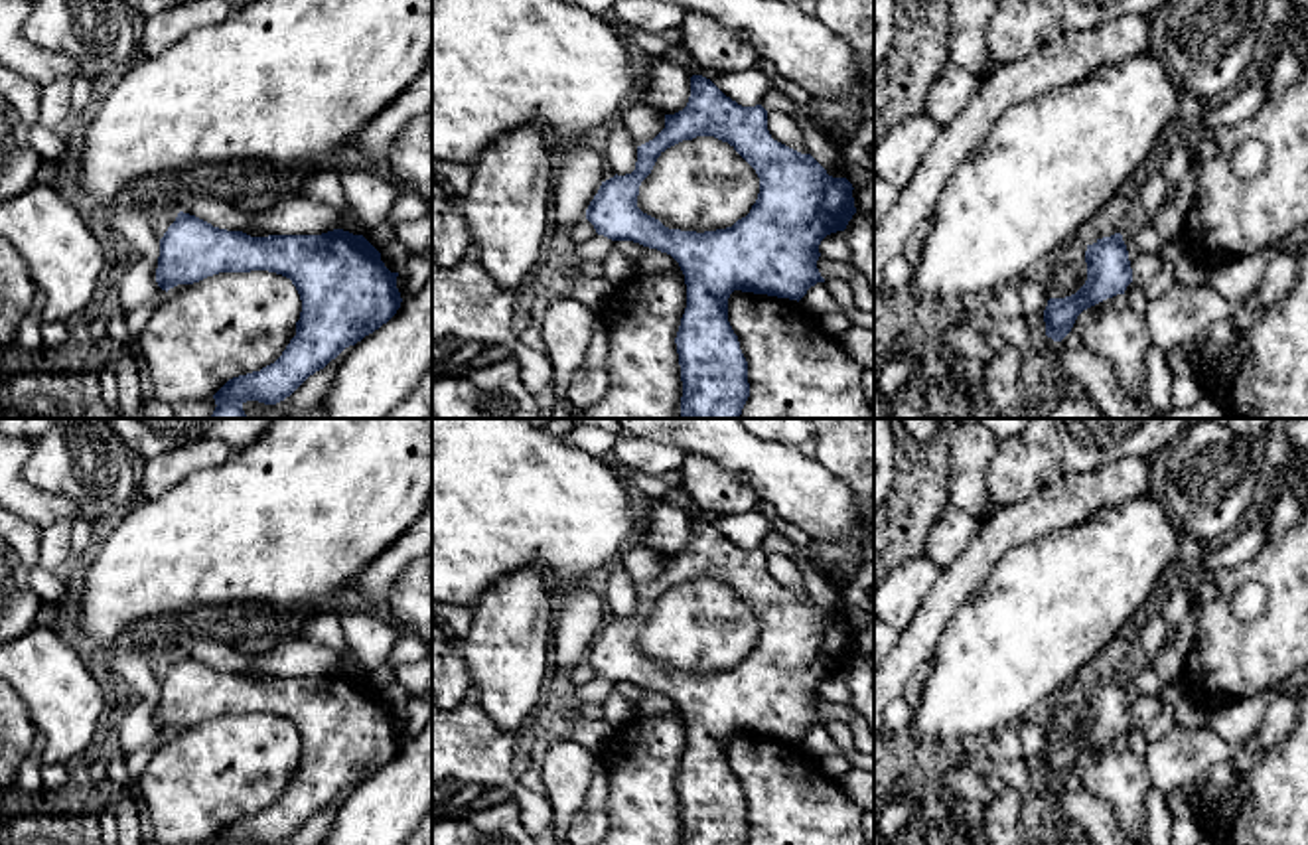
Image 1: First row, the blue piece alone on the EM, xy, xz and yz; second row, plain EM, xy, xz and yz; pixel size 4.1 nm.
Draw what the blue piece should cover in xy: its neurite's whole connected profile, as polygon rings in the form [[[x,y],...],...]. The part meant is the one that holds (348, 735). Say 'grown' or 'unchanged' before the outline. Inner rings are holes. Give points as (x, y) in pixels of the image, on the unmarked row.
unchanged; [[[180,653],[160,681],[156,725],[166,734],[178,727],[193,727],[219,715],[251,713],[268,713],[292,723],[302,742],[296,778],[274,806],[229,821],[213,837],[215,845],[284,843],[345,790],[355,788],[387,766],[402,744],[397,730],[399,715],[385,709],[381,695],[363,677],[343,671],[322,677],[251,679],[243,673],[213,669],[195,657]]]

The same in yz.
unchanged; [[[1121,675],[1097,681],[1085,693],[1087,723],[1071,738],[1050,740],[1044,752],[1046,778],[1061,784],[1073,770],[1077,758],[1117,736],[1125,736],[1132,725],[1128,693]]]

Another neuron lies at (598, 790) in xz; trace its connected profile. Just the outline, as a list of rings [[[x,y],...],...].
[[[596,754],[596,766],[592,772],[592,782],[584,806],[592,811],[604,811],[608,796],[610,796],[610,776],[600,754]]]

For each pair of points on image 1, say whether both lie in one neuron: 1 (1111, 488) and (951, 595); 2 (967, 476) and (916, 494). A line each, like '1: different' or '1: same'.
1: same
2: different

